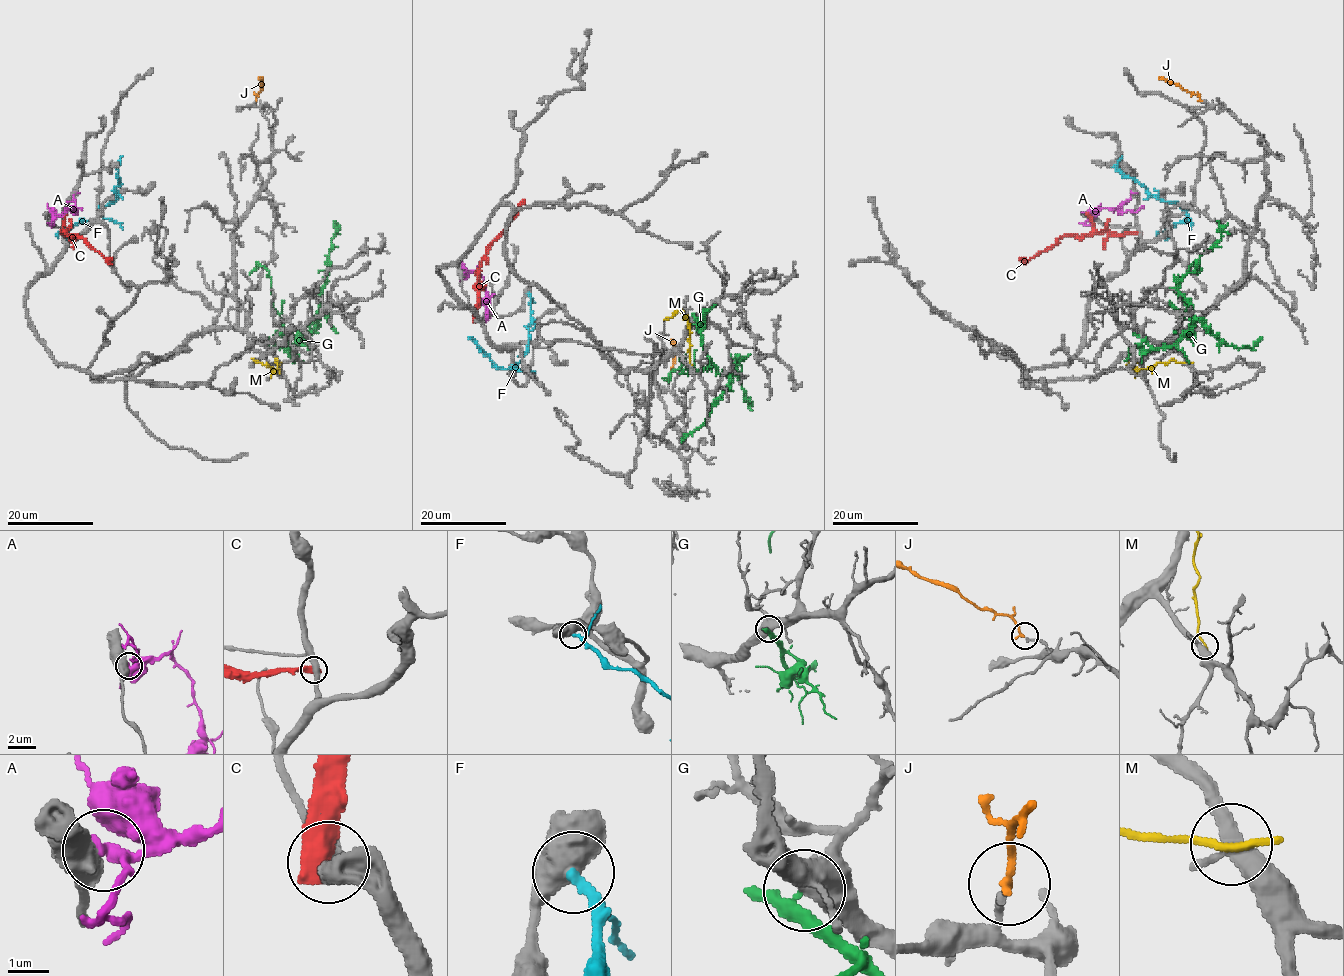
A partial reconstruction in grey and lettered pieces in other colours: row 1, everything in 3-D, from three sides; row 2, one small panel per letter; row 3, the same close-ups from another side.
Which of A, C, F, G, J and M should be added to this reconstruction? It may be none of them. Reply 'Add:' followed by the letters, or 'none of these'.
Add: J

